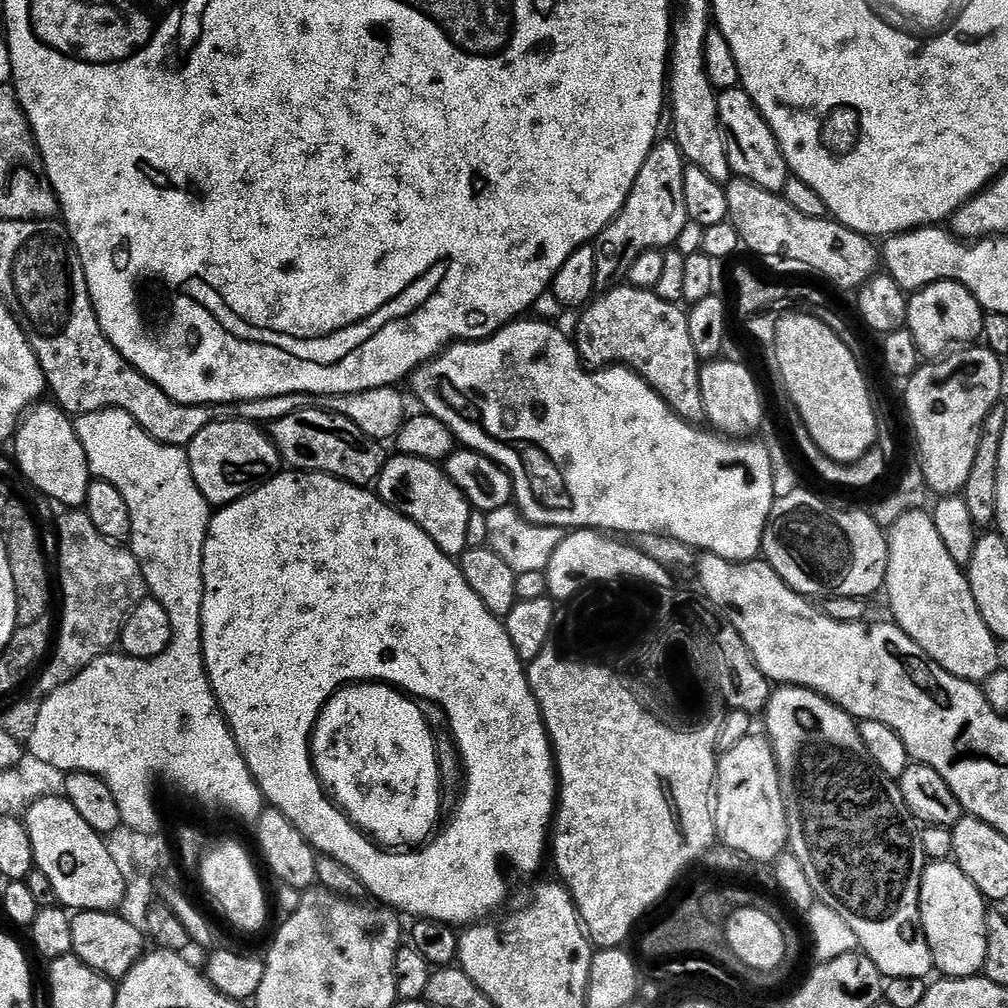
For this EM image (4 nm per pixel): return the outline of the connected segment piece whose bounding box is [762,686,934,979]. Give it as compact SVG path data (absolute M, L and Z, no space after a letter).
M787 686L773 691L762 719L768 727L766 735L772 742L772 753L776 755L780 771L784 805L788 811L788 843L806 872L815 899L838 912L842 922L857 936L864 955L878 966L881 976L927 977L934 965L924 928L920 925L920 878L918 868L912 865L914 840L908 837L896 813L897 801L884 793L881 781L866 763L857 721L824 696L805 688Z

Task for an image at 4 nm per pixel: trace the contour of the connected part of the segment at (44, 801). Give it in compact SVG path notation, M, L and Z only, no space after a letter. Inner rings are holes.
M41 795L28 805L28 813L22 816L24 829L30 834L32 863L35 871L50 878L57 901L65 909L82 912L110 912L119 909L123 902L124 880L114 866L114 859L105 844L105 837L74 810L63 795Z

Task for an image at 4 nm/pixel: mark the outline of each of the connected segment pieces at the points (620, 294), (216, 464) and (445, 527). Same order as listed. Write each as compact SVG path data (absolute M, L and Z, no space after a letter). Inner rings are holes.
M612 286L605 292L608 293L605 296L597 295L579 313L580 325L576 328L576 336L574 332L574 343L581 361L592 370L603 370L609 366L630 368L660 395L674 415L683 418L703 417L704 407L700 389L702 362L694 354L694 344L690 342L687 311L679 303L666 302L656 295L655 291L647 288Z
M215 420L188 443L186 451L194 482L212 506L241 500L261 482L277 475L282 464L280 452L265 429L245 420Z
M396 454L393 457L393 460L392 457L385 459L384 469L380 471L380 499L402 513L407 520L413 520L445 554L459 558L470 547L468 527L474 517L472 505L439 463L417 456Z

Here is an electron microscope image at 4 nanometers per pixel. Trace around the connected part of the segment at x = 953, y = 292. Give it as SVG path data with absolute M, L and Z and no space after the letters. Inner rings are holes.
M939 280L908 296L907 335L912 336L919 355L924 358L940 358L957 346L968 346L984 330L986 313L980 303L956 280Z

